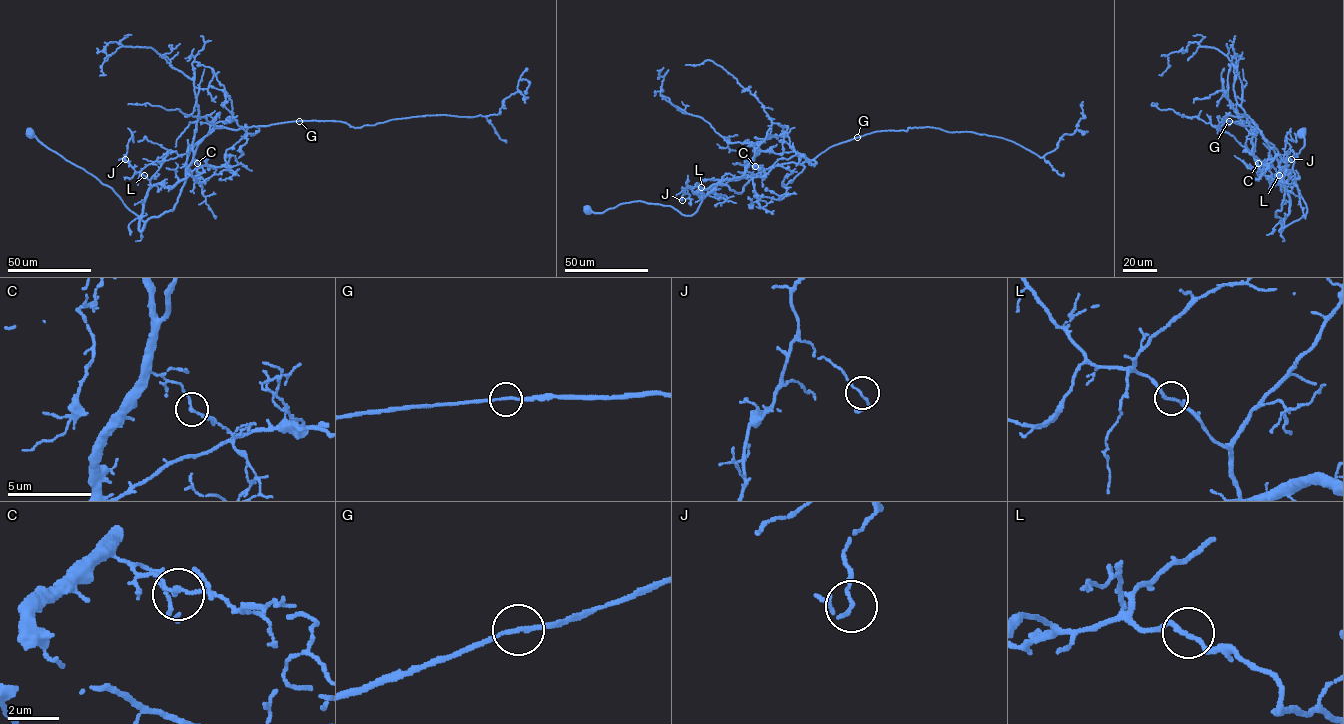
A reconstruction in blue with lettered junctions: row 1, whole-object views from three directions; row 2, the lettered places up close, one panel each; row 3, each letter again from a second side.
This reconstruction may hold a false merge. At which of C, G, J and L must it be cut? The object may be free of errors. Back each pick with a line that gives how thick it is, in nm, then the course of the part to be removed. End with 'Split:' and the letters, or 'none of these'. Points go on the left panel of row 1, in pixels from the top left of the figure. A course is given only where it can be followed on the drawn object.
Split: none of these

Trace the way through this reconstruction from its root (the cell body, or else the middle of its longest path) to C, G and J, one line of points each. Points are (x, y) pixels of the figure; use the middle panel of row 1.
C: (586, 209), (603, 213), (642, 201), (692, 215), (701, 201), (699, 188), (703, 198), (719, 182), (755, 166)
G: (586, 209), (642, 201), (692, 215), (713, 184), (740, 193), (761, 171), (857, 137)
J: (586, 209), (642, 201), (692, 215), (698, 188), (701, 198), (708, 193), (687, 188), (682, 200)

